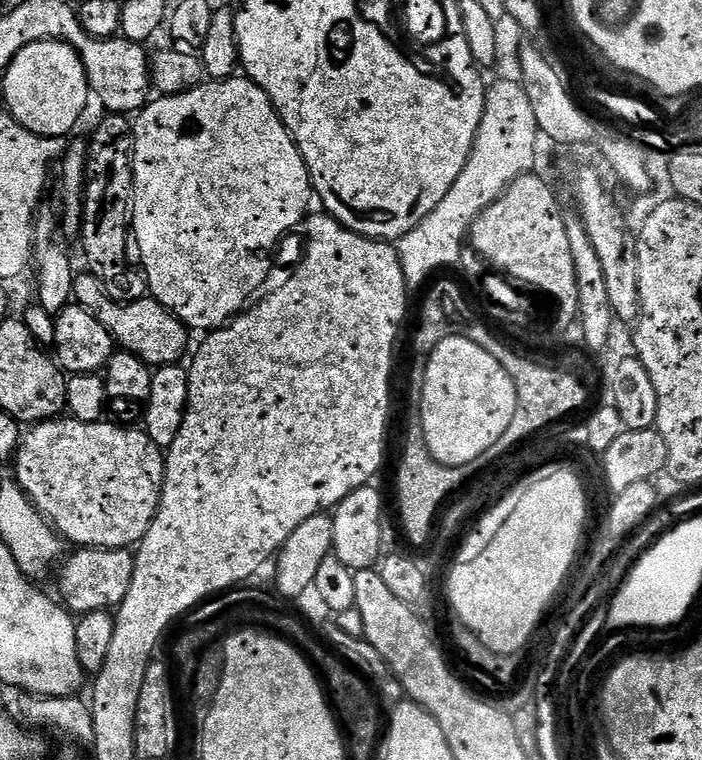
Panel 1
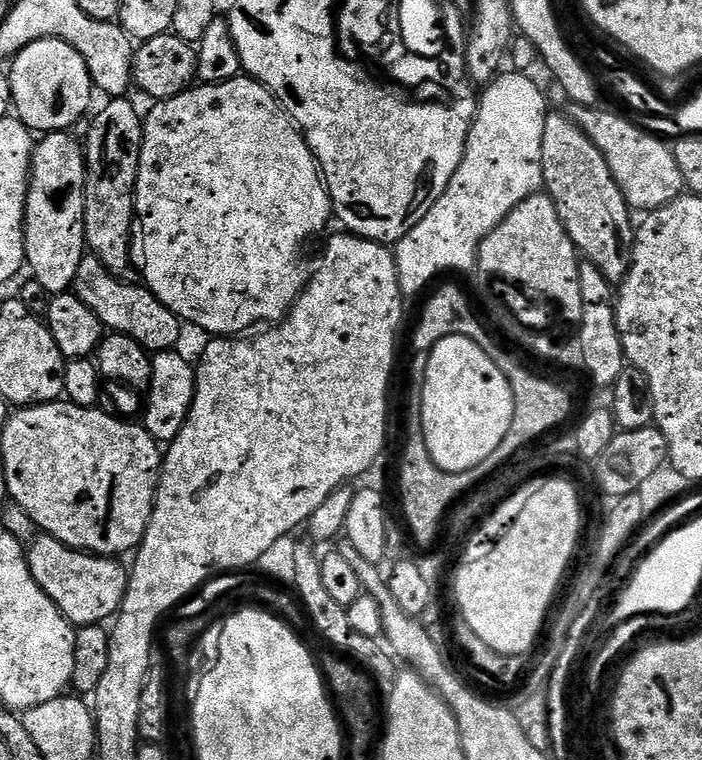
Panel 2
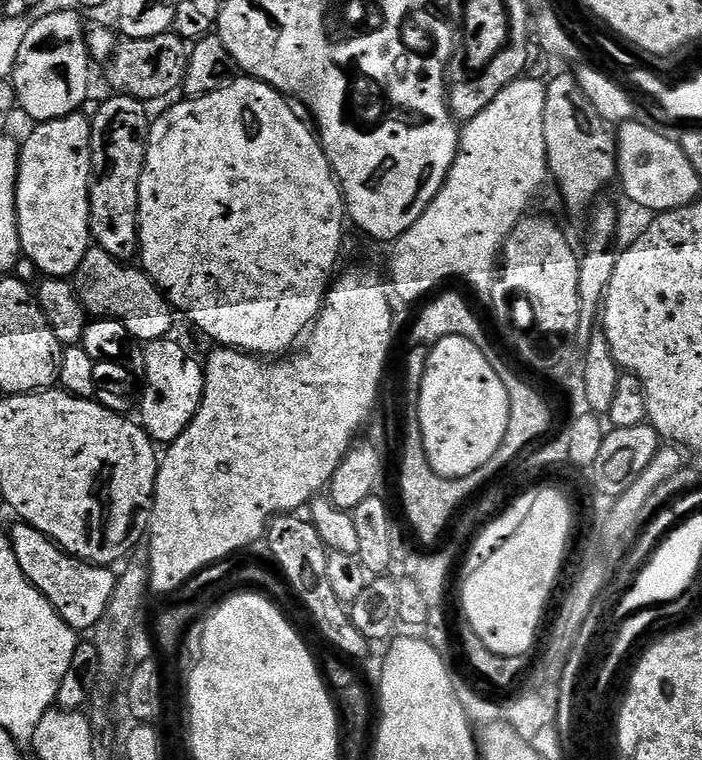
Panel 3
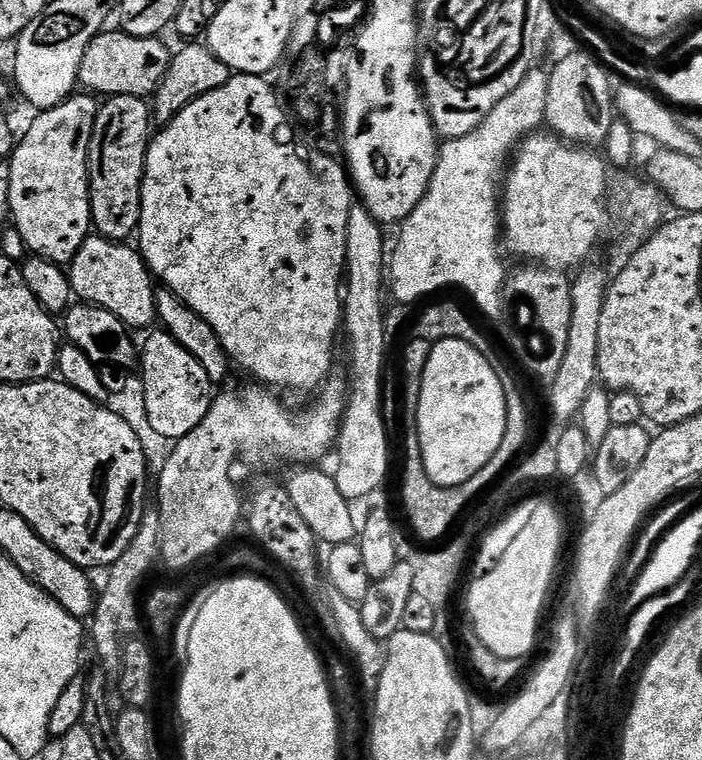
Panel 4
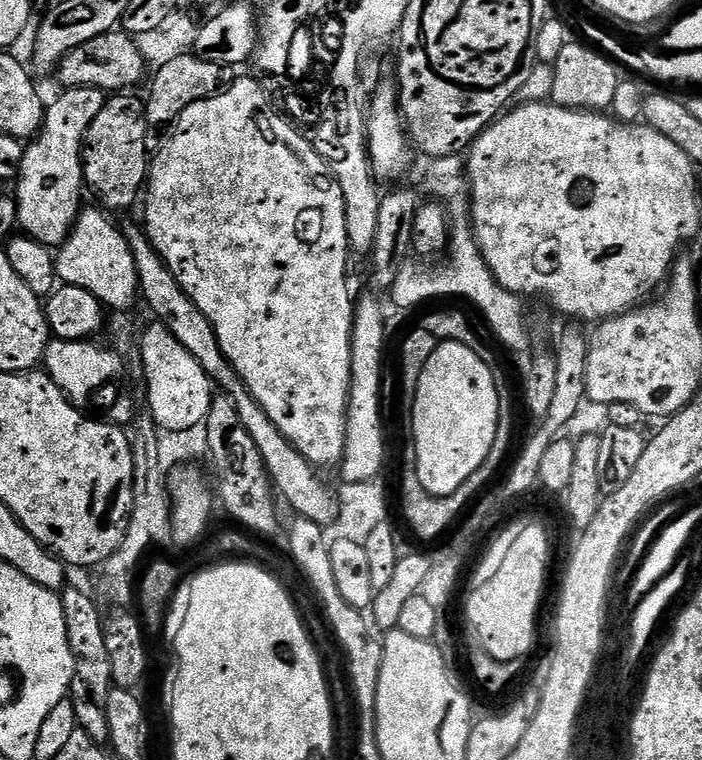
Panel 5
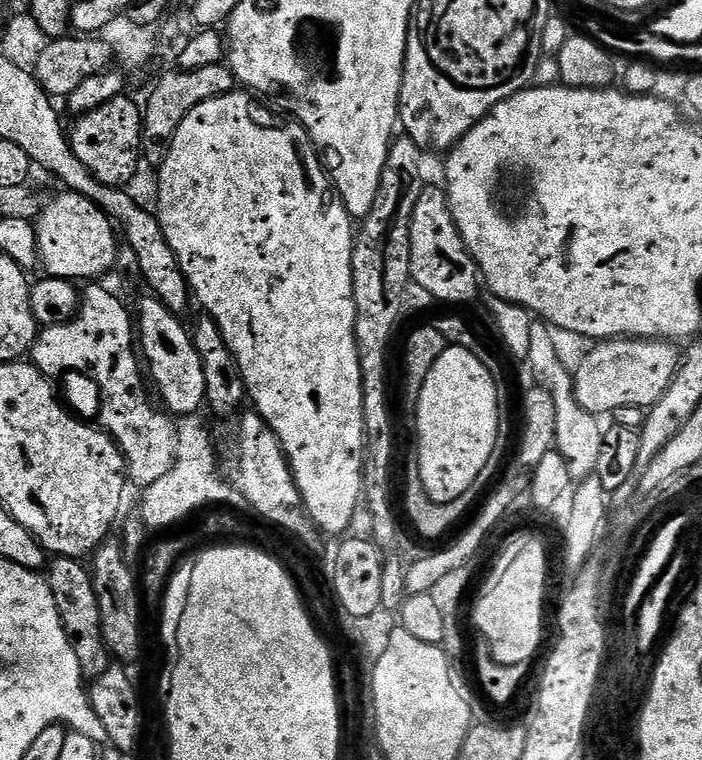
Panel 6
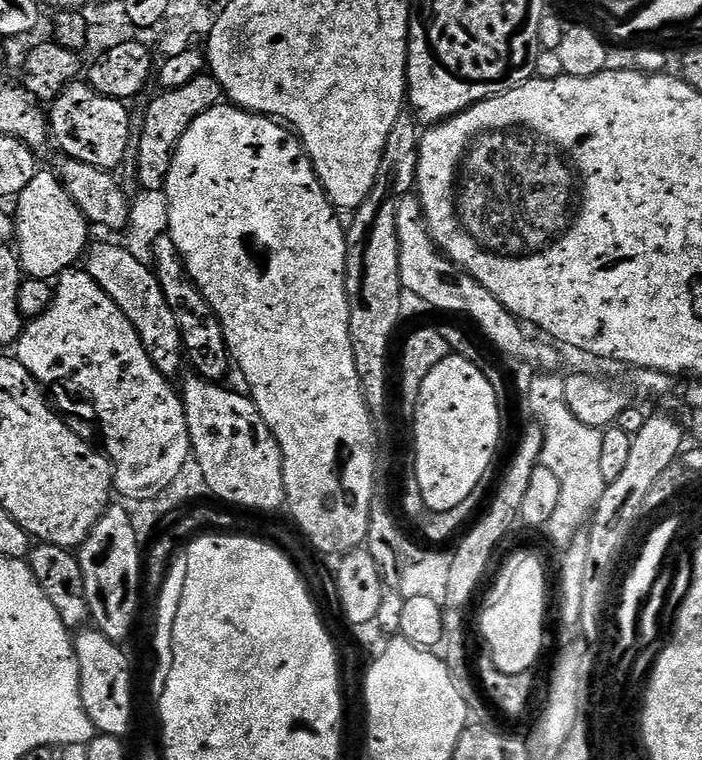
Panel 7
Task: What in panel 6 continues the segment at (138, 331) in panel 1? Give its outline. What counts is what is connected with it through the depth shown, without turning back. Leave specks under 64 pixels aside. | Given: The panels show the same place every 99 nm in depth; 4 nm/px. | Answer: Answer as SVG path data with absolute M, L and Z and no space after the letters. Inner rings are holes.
M60 190L60 193L57 196L52 196L48 201L44 204L44 209L40 212L40 217L35 217L34 223L36 225L36 233L38 234L38 250L40 251L40 264L42 268L45 268L43 271L50 276L57 276L58 278L62 278L63 280L71 280L73 282L81 282L80 280L84 280L83 282L96 282L101 278L99 276L104 276L108 271L111 270L112 267L116 264L116 240L118 244L118 232L114 227L111 220L109 220L108 215L104 213L104 211L96 205L90 198L86 198L82 194L78 194L77 192L70 192L67 190Z

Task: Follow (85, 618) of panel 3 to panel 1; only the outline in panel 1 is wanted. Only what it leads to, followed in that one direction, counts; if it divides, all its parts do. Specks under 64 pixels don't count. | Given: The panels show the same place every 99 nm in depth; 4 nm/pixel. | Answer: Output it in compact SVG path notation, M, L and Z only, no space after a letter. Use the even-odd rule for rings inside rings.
M80 548L68 561L63 561L64 569L60 572L60 596L65 608L73 614L86 612L106 612L120 607L120 603L130 591L130 582L134 582L135 555L126 548Z

